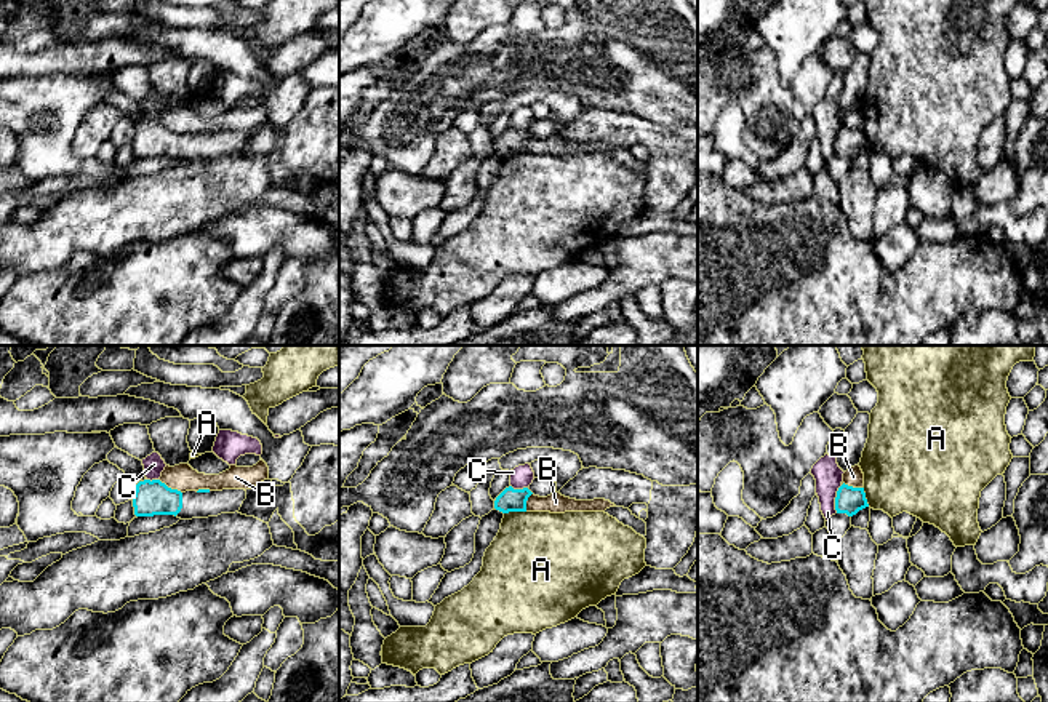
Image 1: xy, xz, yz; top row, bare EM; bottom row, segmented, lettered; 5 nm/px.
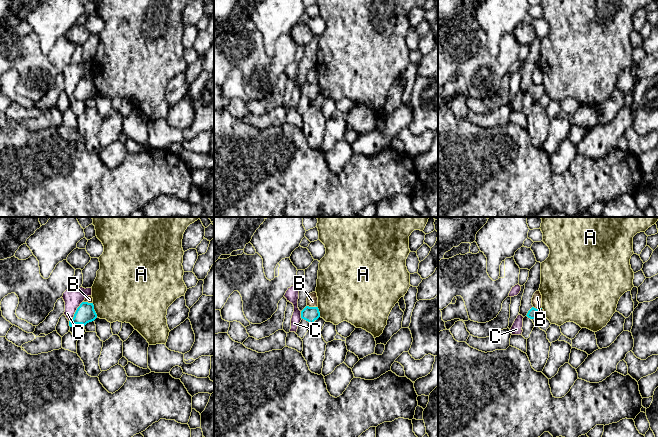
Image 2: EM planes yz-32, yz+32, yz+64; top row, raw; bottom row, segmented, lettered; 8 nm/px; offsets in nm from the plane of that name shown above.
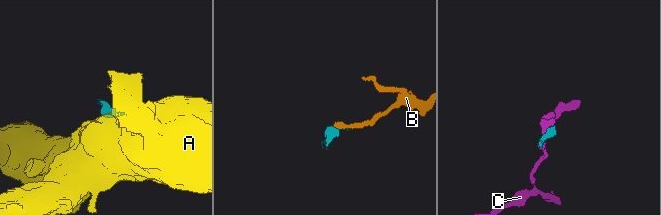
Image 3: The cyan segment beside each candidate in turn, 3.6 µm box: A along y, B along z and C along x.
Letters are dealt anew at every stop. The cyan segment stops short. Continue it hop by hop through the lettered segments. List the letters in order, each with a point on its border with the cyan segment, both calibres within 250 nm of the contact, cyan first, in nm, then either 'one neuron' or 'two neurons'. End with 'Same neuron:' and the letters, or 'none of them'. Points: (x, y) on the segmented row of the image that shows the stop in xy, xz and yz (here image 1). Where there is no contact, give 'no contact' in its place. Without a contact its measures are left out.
A: contact xz (514, 510); calibres 120 and 440 nm; two neurons
B: contact xy (170, 488); calibres 180 and 140 nm; two neurons
C: contact yz (836, 499); calibres 140 and 140 nm; two neurons
Same neuron: none of them

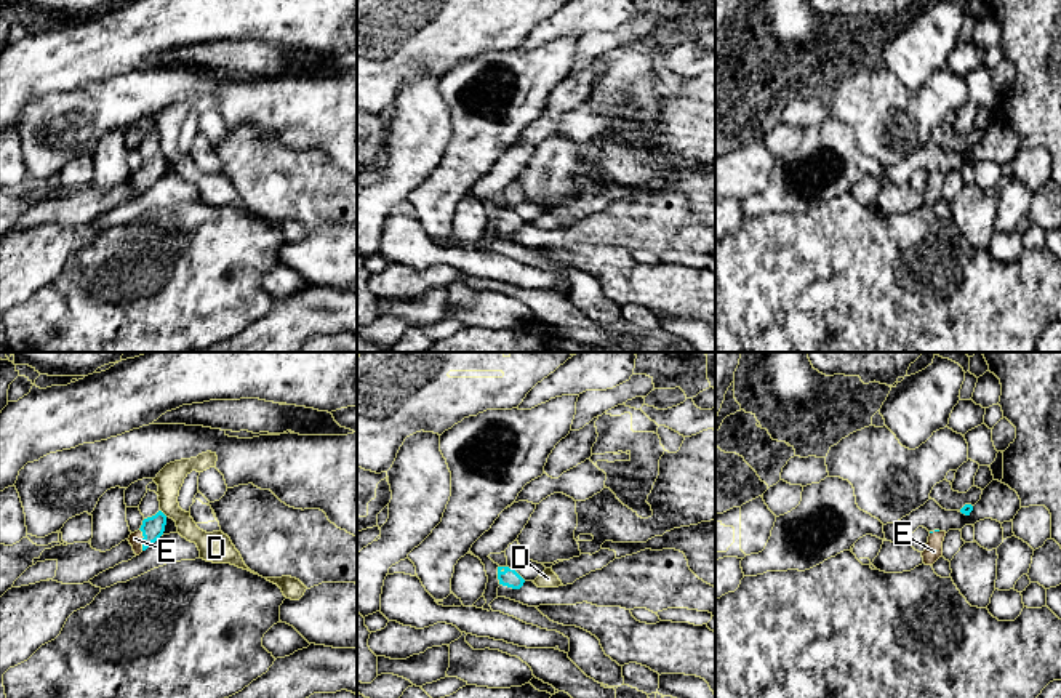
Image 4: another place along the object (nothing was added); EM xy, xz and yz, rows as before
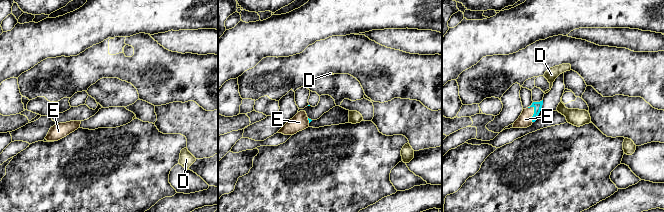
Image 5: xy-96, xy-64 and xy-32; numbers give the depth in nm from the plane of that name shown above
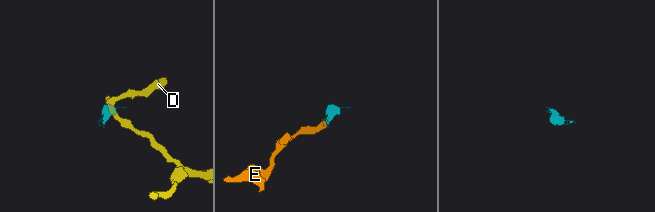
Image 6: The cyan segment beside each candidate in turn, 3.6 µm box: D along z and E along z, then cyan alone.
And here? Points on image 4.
D: contact xy (162, 513); calibres 110 and 140 nm; two neurons
E: contact xy (143, 540); calibres 110 and 70 nm; one neuron
Same neuron: E

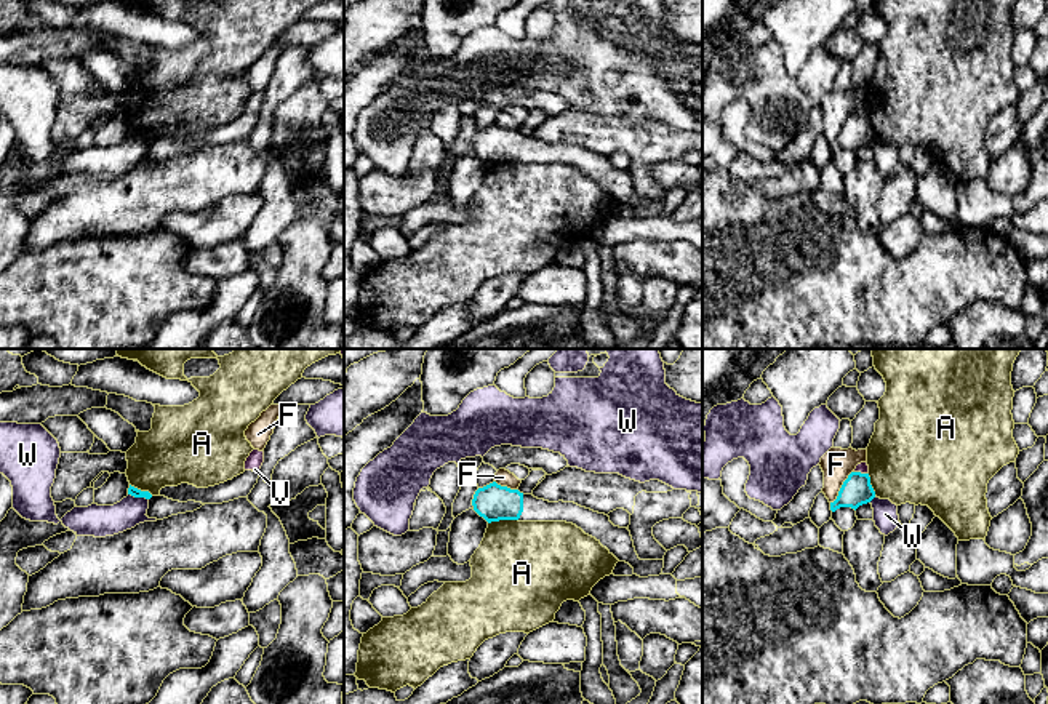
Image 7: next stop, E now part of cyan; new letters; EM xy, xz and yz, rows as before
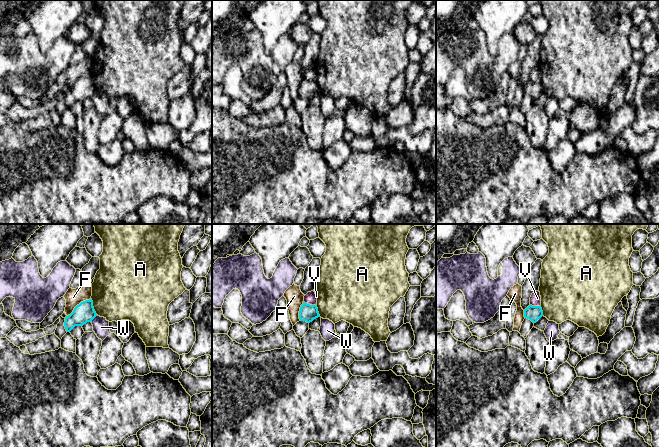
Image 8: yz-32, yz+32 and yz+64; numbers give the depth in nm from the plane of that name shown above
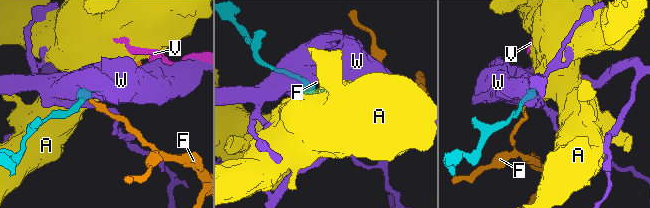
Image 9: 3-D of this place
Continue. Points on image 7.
A: contact xz (503, 519); calibres 180 and 440 nm; two neurons
F: contact yz (842, 487); calibres 160 and 160 nm; two neurons
V: contact yz (860, 472); calibres 160 and 60 nm; two neurons
W: contact xy (138, 496); calibres 50 and 160 nm; two neurons
Same neuron: none of them

